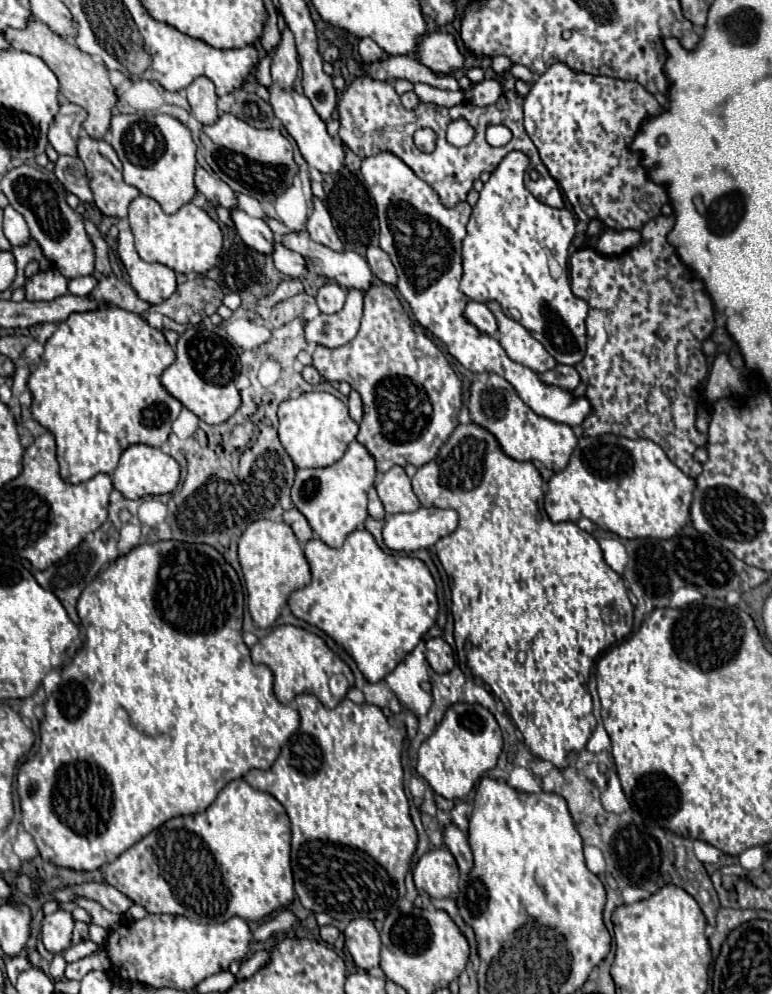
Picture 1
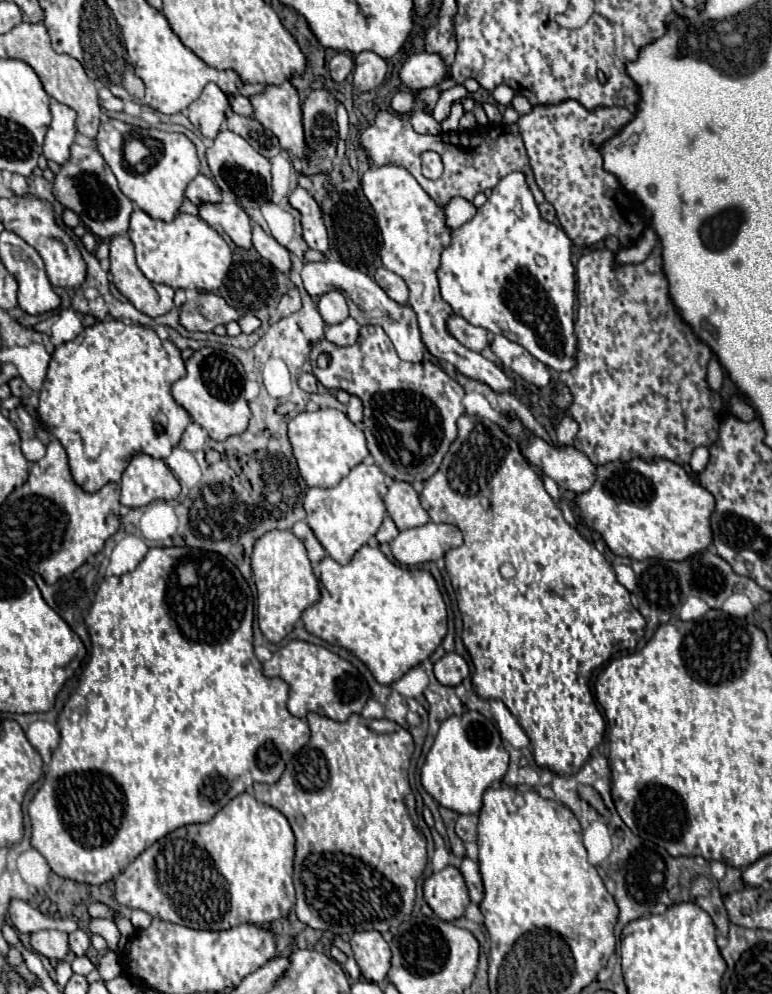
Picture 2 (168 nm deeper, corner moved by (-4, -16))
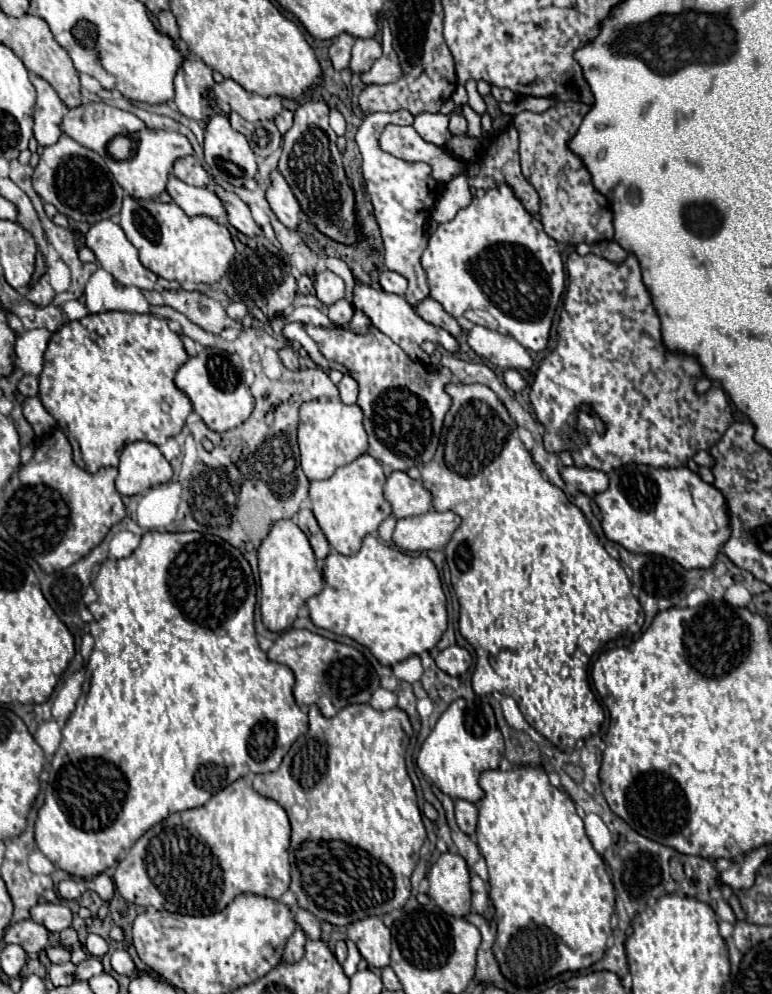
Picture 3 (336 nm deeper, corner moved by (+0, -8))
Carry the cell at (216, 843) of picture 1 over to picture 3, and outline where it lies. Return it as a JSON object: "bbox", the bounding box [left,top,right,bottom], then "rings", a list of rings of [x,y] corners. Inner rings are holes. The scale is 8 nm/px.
{"bbox":[113,778,291,916],"rings":[[[239,778],[205,806],[171,814],[149,828],[119,862],[113,880],[131,904],[187,916],[221,912],[241,894],[281,900],[291,882],[289,836],[285,810]]]}

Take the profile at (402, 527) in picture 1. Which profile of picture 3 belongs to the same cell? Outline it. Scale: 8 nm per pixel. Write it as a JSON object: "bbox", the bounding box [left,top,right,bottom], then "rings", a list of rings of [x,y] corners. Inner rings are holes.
{"bbox":[393,510,457,552],"rings":[[[429,510],[421,516],[397,520],[393,542],[405,552],[419,550],[443,550],[457,528],[457,516],[453,512]]]}

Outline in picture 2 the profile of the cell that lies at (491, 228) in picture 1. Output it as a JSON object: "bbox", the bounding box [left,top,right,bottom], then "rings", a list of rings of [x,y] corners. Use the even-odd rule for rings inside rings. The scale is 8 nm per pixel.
{"bbox":[437,172,575,372],"rings":[[[521,172],[507,174],[493,188],[487,202],[477,208],[473,220],[451,232],[451,244],[441,254],[437,278],[441,298],[451,306],[453,314],[463,316],[469,324],[481,326],[491,334],[513,336],[513,340],[531,352],[531,356],[557,372],[565,372],[575,366],[575,270],[571,264],[571,240],[561,228],[539,216],[533,194]]]}

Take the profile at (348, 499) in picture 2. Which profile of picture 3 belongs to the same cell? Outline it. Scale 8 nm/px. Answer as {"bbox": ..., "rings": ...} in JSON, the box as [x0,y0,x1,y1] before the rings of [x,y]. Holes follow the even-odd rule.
{"bbox":[309,454,391,556],"rings":[[[363,454],[351,464],[341,466],[329,480],[311,482],[309,486],[311,512],[333,550],[345,556],[357,554],[361,548],[361,540],[367,534],[373,534],[377,526],[387,516],[391,516],[391,506],[383,496],[383,484],[385,484],[383,468],[369,454]]]}

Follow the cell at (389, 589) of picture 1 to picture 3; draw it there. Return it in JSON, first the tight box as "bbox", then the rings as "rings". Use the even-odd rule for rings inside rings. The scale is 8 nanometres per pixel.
{"bbox":[307,536,447,666],"rings":[[[365,536],[361,550],[355,556],[343,556],[331,550],[325,558],[323,578],[323,590],[307,600],[311,622],[317,628],[331,630],[339,636],[349,636],[351,640],[369,648],[369,652],[383,666],[395,666],[413,654],[417,656],[435,648],[441,634],[447,630],[445,594],[441,590],[437,568],[427,556],[407,556],[397,548],[389,548],[375,536]]]}

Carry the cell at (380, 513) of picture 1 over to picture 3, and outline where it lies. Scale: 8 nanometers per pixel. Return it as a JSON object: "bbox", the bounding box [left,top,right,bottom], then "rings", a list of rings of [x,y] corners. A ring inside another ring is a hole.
{"bbox":[379,516,395,544],"rings":[[[389,516],[389,518],[385,518],[383,522],[381,522],[381,526],[379,526],[379,538],[381,540],[385,540],[387,544],[391,544],[391,534],[393,534],[393,530],[395,530],[395,516]]]}

